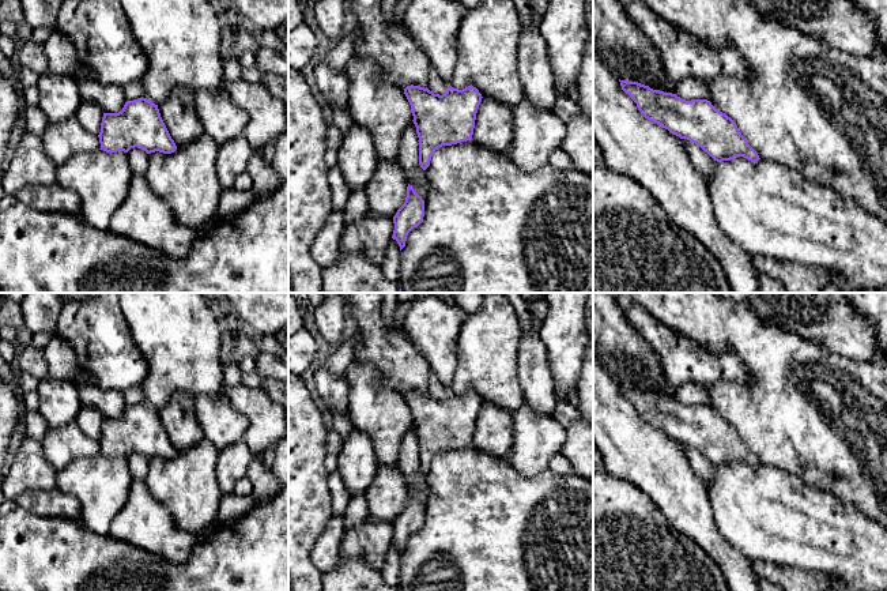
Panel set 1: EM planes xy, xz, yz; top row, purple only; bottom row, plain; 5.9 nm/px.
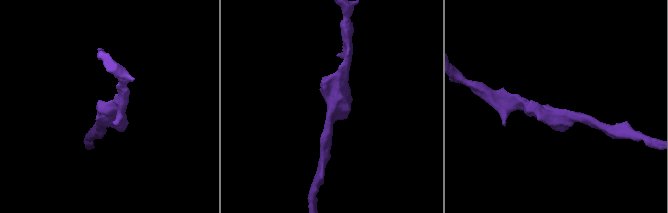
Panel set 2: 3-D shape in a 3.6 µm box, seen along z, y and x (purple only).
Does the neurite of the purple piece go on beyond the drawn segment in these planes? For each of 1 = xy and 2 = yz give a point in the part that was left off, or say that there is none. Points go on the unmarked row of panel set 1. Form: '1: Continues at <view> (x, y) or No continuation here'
1: No continuation here
2: No continuation here

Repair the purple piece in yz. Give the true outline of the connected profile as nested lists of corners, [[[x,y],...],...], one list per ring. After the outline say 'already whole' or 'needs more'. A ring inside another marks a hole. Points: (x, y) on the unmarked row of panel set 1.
[[[620,385],[622,395],[637,409],[641,419],[687,444],[706,456],[714,466],[744,462],[758,467],[758,458],[747,448],[736,428],[717,415],[707,404],[686,406],[672,398],[653,395],[638,387]]] | already whole

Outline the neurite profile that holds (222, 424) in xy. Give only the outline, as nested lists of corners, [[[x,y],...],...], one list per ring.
[[[224,391],[196,396],[195,410],[204,437],[219,451],[244,440],[249,422],[233,407]]]

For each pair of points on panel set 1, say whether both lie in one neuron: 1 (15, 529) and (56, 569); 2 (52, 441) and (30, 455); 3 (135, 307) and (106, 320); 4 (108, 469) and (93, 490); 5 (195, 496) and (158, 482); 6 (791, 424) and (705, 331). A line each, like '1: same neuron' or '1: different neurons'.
1: same neuron
2: different neurons
3: different neurons
4: same neuron
5: same neuron
6: same neuron

